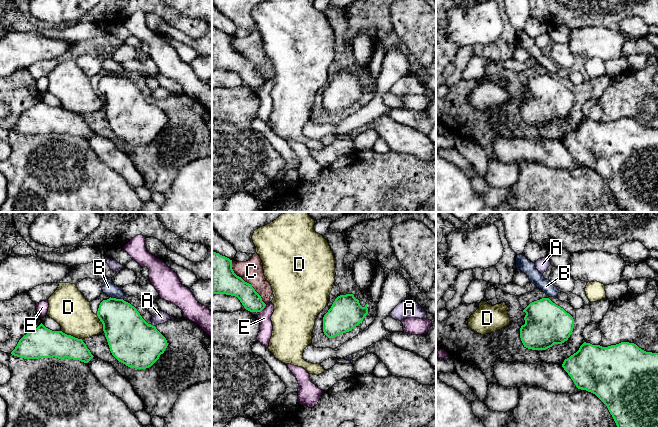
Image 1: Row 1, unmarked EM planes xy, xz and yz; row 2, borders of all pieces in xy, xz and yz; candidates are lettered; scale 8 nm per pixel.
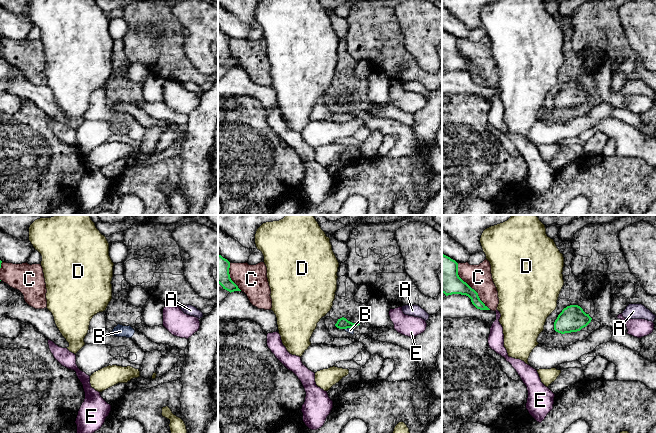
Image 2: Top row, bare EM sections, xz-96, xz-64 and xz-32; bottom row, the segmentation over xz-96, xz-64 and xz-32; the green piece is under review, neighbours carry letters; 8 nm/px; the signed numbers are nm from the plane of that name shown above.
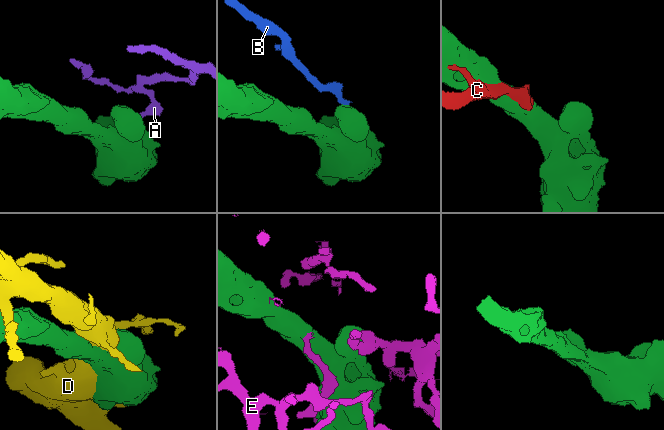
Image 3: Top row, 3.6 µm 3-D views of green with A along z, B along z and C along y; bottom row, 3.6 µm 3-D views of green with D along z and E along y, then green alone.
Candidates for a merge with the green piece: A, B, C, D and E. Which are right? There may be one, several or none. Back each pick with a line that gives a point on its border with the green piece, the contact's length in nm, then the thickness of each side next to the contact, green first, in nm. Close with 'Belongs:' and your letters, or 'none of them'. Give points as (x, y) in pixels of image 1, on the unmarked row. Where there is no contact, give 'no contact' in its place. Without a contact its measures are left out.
Belongs: none of them

